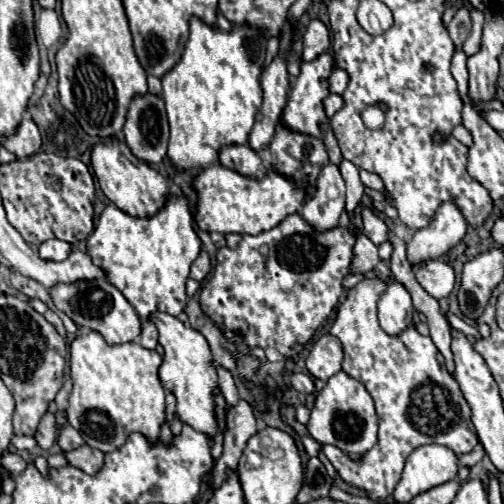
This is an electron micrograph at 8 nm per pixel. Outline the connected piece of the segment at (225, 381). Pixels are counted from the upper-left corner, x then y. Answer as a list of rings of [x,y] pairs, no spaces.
[[[212,363],[212,367],[214,367],[216,373],[218,373],[218,383],[220,383],[222,395],[226,397],[226,405],[236,405],[236,401],[238,401],[238,391],[236,391],[236,385],[234,385],[234,379],[232,379],[230,371],[224,369],[224,367],[220,367],[218,363]]]

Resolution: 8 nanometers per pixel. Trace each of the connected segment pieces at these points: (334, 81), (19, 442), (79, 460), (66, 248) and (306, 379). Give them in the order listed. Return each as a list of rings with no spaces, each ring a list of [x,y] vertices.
[[[332,71],[328,77],[328,87],[330,87],[330,93],[342,93],[346,87],[344,71]]]
[[[14,435],[11,444],[18,450],[31,450],[37,446],[37,442],[33,436]]]
[[[86,443],[76,447],[76,449],[72,449],[72,451],[64,451],[64,455],[66,455],[66,459],[68,459],[68,463],[72,467],[78,467],[78,469],[82,469],[86,473],[96,473],[96,469],[100,469],[102,459],[104,459],[102,451],[92,449]]]
[[[50,239],[38,247],[38,253],[44,261],[64,261],[70,253],[70,245],[60,239]]]
[[[292,373],[290,375],[290,383],[292,383],[294,389],[298,389],[302,393],[314,393],[316,391],[312,377],[306,375],[306,373]]]

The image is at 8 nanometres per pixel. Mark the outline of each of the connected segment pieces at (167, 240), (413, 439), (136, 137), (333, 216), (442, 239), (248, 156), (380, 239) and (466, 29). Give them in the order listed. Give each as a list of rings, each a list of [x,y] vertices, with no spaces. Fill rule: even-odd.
[[[170,193],[164,207],[152,217],[132,217],[116,205],[106,205],[94,233],[88,237],[88,253],[96,265],[108,269],[108,281],[118,287],[124,297],[134,305],[142,319],[140,345],[146,349],[158,347],[156,327],[148,323],[154,311],[178,315],[186,307],[186,279],[192,261],[202,249],[202,241],[194,231],[188,199]]]
[[[364,279],[348,291],[346,301],[338,307],[338,317],[330,329],[344,349],[342,371],[362,381],[374,397],[380,419],[378,443],[360,459],[352,459],[336,445],[326,445],[324,455],[334,465],[340,479],[356,489],[366,491],[372,501],[388,501],[394,485],[400,481],[406,457],[420,445],[446,445],[456,457],[472,453],[478,445],[476,431],[470,431],[470,405],[466,403],[458,381],[448,373],[444,357],[432,339],[420,335],[414,327],[400,335],[388,335],[376,317],[376,301],[384,291],[382,279]]]
[[[136,95],[130,103],[124,137],[134,153],[144,163],[160,163],[168,147],[168,119],[164,101],[158,95]]]
[[[328,163],[320,171],[314,183],[314,193],[304,203],[300,213],[310,225],[316,225],[316,229],[330,229],[338,223],[344,211],[344,199],[346,185],[340,175],[340,169],[338,165]]]
[[[446,201],[436,211],[428,227],[418,229],[408,243],[408,261],[418,265],[442,257],[448,249],[458,245],[466,235],[468,223],[454,201]]]
[[[224,145],[218,151],[218,159],[224,167],[242,175],[256,177],[256,173],[264,173],[264,165],[250,145]]]
[[[364,209],[362,211],[362,221],[364,221],[364,235],[374,245],[382,245],[388,239],[388,227],[386,227],[386,223],[372,209]]]
[[[458,9],[454,19],[448,25],[448,33],[450,33],[456,49],[460,49],[462,43],[466,41],[468,33],[470,33],[470,27],[472,27],[472,21],[470,21],[470,15],[468,15],[468,9]]]

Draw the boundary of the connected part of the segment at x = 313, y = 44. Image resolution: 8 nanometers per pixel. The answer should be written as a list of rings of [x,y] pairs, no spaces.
[[[312,19],[302,33],[302,45],[302,61],[312,61],[324,53],[330,47],[330,33],[326,25],[318,19]]]

